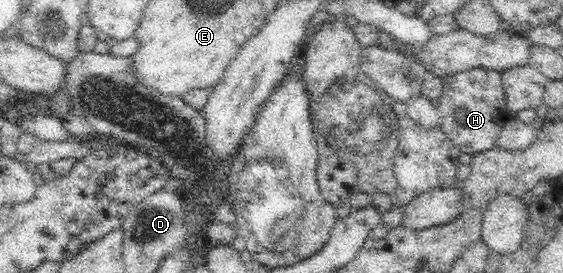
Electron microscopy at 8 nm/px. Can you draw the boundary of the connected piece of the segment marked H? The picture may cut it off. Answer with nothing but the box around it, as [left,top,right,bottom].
[436,67,513,155]

